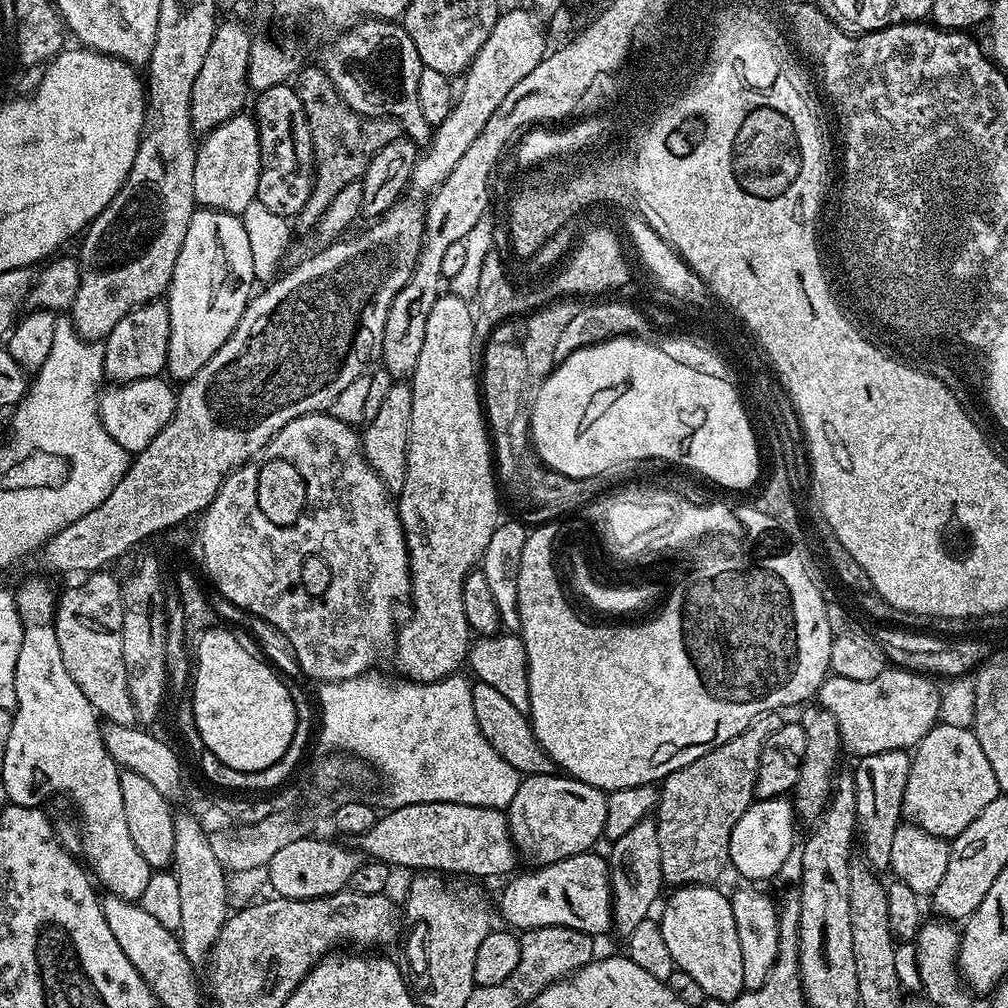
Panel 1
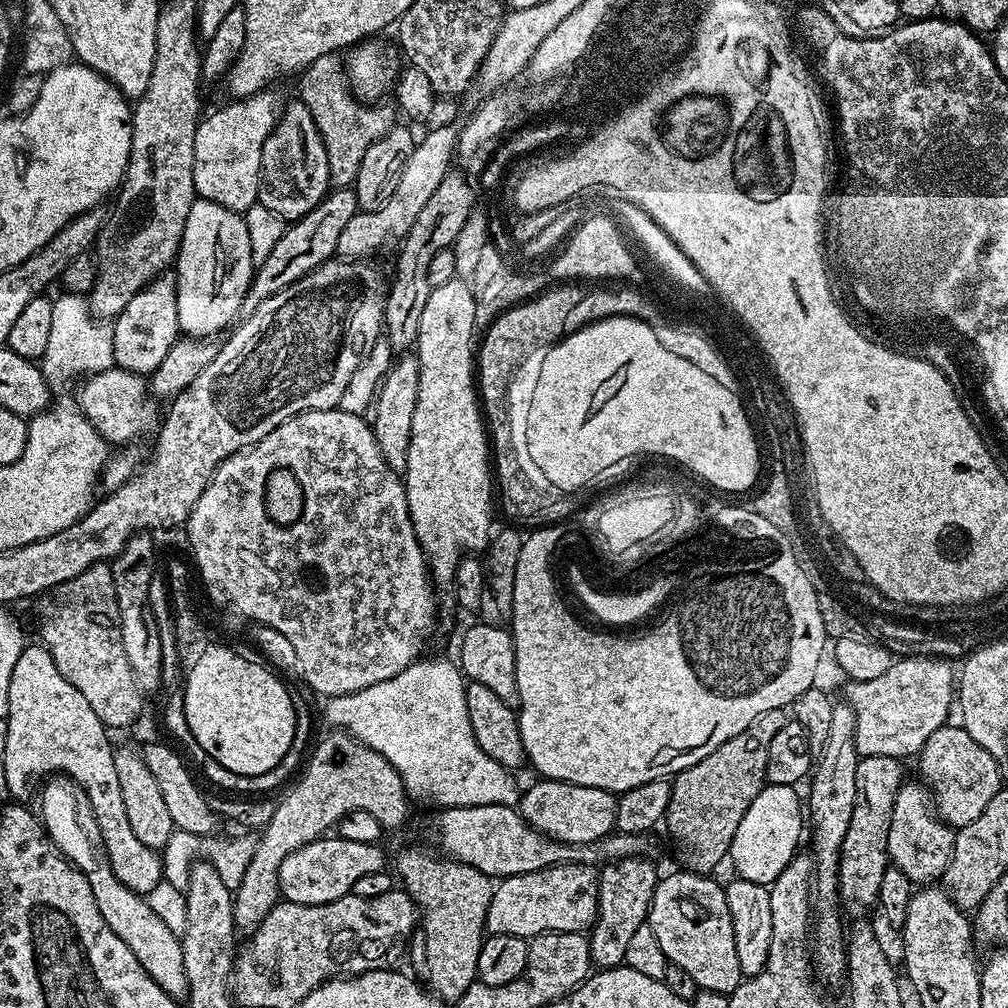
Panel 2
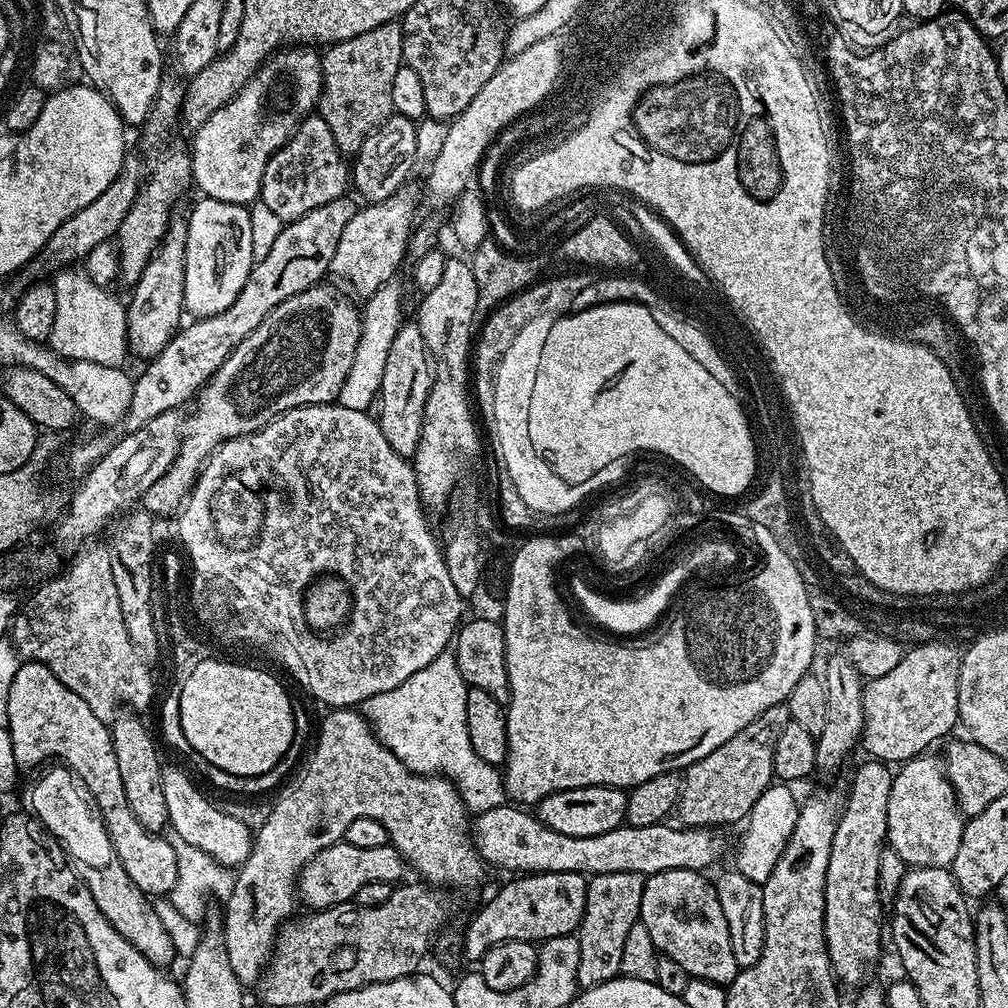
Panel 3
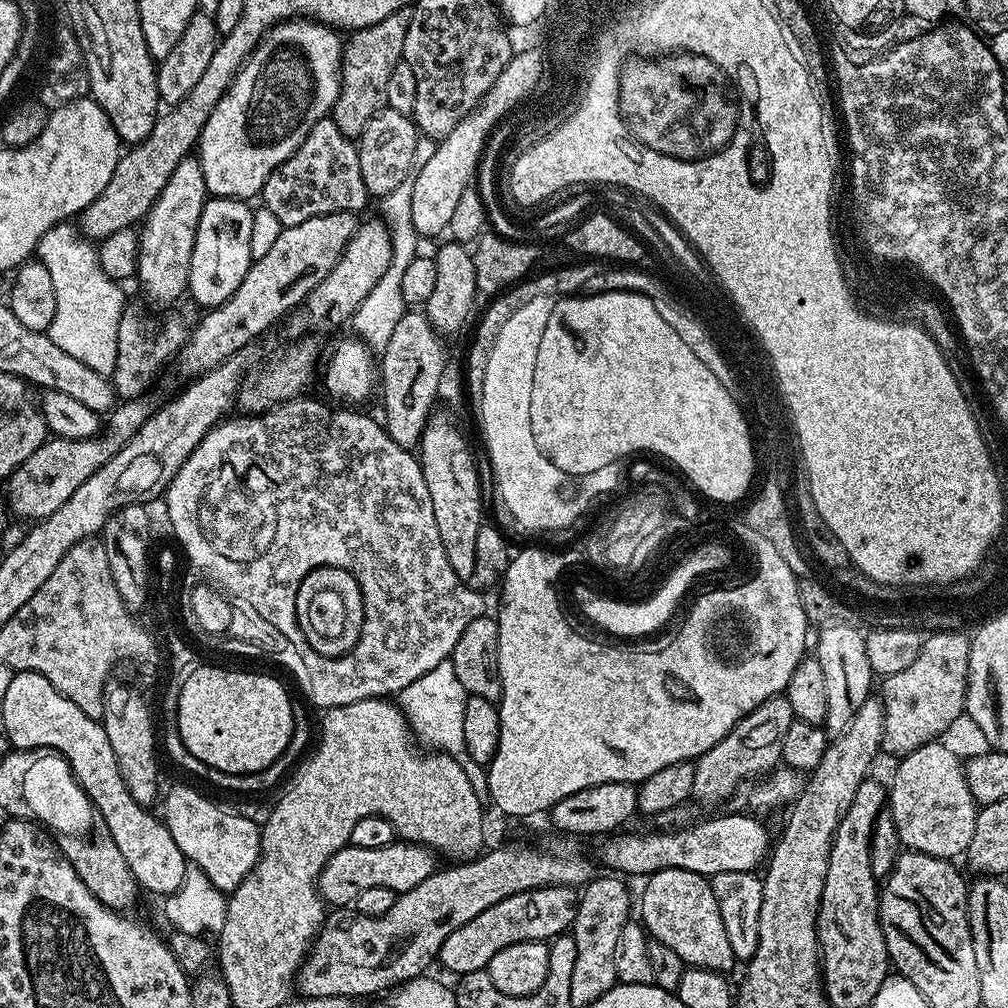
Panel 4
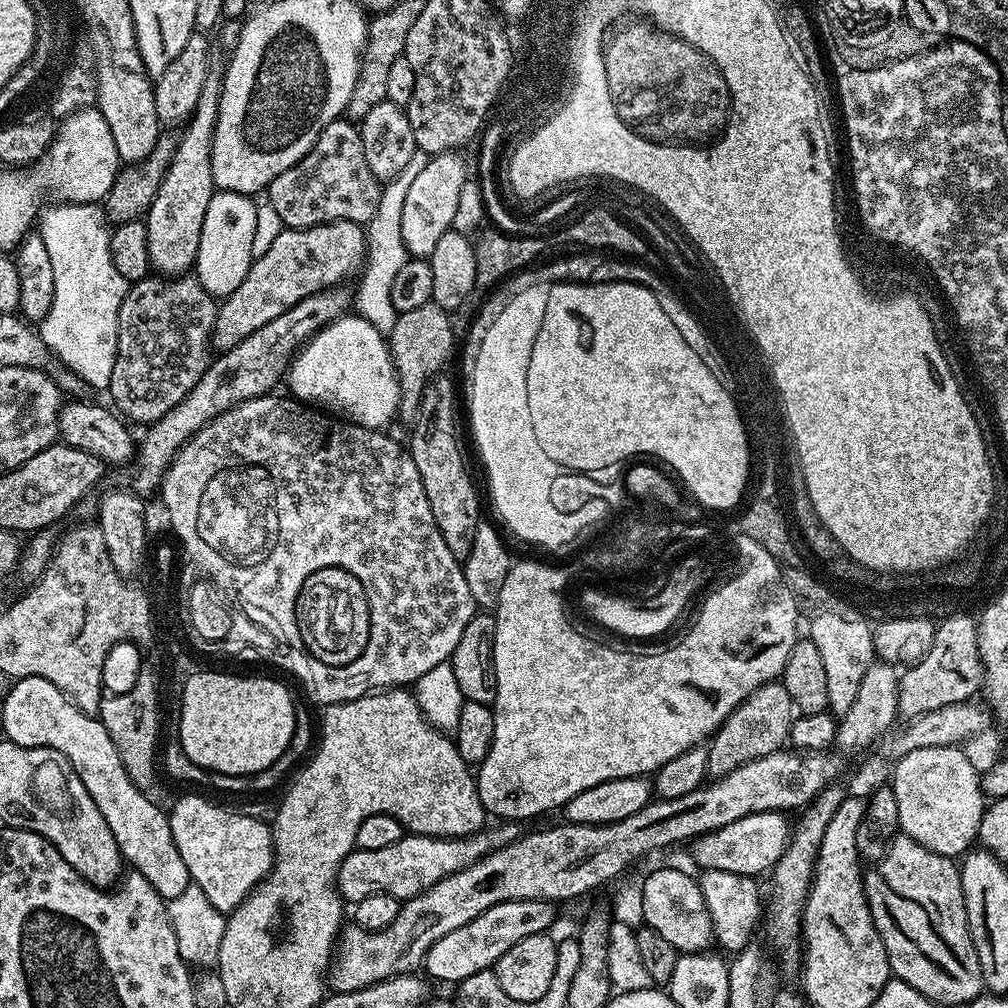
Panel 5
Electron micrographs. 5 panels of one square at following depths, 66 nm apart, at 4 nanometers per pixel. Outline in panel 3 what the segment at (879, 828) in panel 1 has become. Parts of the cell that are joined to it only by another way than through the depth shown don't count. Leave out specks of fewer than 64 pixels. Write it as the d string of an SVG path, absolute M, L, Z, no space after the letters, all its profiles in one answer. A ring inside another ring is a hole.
M865 759L865 764L856 768L852 785L848 788L848 800L843 801L840 821L834 830L830 866L826 866L826 890L824 891L824 937L832 963L832 975L841 985L860 986L869 979L868 968L876 964L880 956L880 911L882 905L878 898L878 860L882 858L888 827L886 826L886 806L890 806L890 786L893 769L883 760Z

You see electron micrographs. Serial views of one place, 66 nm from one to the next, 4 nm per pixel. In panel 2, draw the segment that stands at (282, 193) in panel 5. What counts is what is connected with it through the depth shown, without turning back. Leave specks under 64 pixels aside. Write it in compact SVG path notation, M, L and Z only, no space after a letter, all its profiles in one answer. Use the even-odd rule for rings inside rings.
M292 98L284 105L274 130L266 138L262 146L262 162L260 163L260 185L258 186L258 203L266 206L266 210L274 210L285 222L300 220L314 206L318 206L330 191L330 162L326 162L326 146L322 142L322 134L318 134L318 126L314 126L314 118L310 118L310 110L299 98Z

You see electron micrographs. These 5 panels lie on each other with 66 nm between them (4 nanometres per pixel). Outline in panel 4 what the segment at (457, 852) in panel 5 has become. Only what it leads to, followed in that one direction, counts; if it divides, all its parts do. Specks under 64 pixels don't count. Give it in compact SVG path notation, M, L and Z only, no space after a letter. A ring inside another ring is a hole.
M394 842L390 846L378 846L378 850L366 850L362 846L345 846L324 864L320 872L318 887L325 905L348 904L356 901L364 890L374 887L385 887L397 894L406 890L414 890L418 882L426 882L426 878L438 871L437 853L422 844Z

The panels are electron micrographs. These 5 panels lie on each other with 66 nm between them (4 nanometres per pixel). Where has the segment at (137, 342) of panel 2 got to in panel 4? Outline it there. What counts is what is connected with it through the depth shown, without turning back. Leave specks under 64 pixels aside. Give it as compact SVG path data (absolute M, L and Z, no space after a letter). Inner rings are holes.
M195 155L185 156L170 182L158 194L154 206L144 217L139 229L139 252L135 279L140 279L140 288L156 304L172 304L180 295L188 292L190 258L194 258L194 238L198 234L198 222L210 197L206 178L202 178L202 166Z

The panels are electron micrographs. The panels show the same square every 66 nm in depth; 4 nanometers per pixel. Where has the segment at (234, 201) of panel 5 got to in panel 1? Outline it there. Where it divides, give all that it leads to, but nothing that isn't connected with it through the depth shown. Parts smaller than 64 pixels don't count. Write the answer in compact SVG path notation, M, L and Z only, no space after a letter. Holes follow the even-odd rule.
M201 207L190 218L186 242L182 242L178 262L174 262L174 274L166 293L170 314L166 372L173 381L194 378L231 338L254 295L252 284L256 283L243 219L230 212Z

